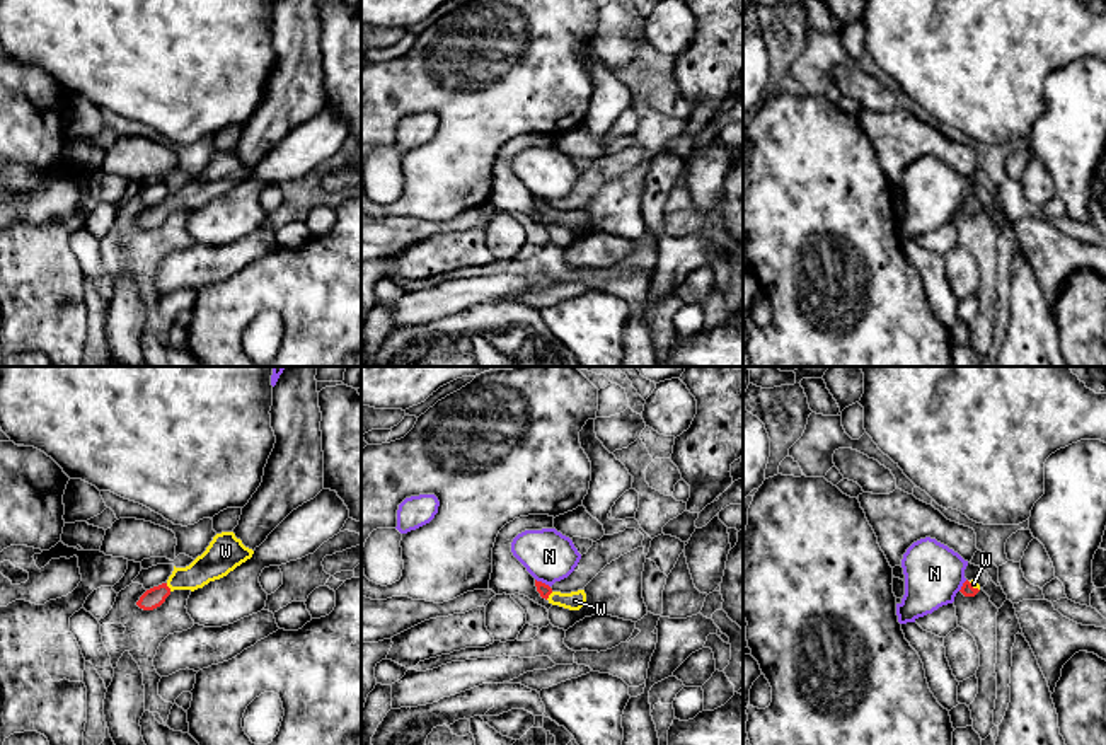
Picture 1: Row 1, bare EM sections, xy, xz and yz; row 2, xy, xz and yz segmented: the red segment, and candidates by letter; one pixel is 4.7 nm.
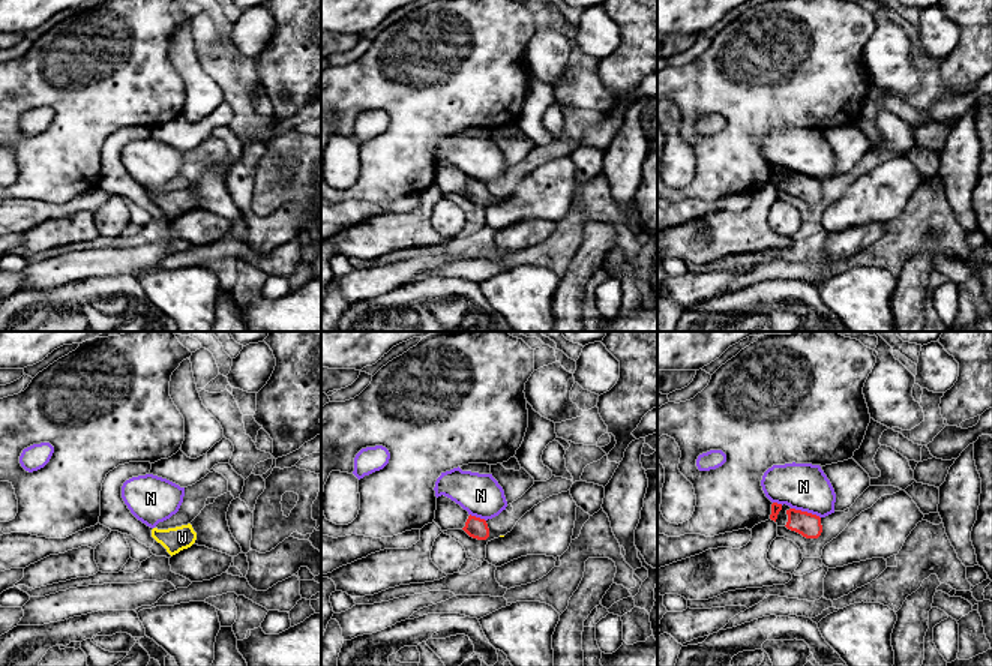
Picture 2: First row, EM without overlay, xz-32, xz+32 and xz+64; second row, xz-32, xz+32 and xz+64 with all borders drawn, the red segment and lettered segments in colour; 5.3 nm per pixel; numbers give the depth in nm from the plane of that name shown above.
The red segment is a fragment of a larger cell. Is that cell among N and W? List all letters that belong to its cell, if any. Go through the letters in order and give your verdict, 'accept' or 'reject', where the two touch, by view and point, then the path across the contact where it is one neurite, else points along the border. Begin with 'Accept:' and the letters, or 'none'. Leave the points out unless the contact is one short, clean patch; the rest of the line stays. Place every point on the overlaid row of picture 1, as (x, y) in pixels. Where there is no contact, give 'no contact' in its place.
Accept: W
N: reject; meets red in xz at (541, 582)
W: accept; meets red in xy at (167, 587); runs through xy (154, 597), (167, 587), (195, 577), (213, 563)

